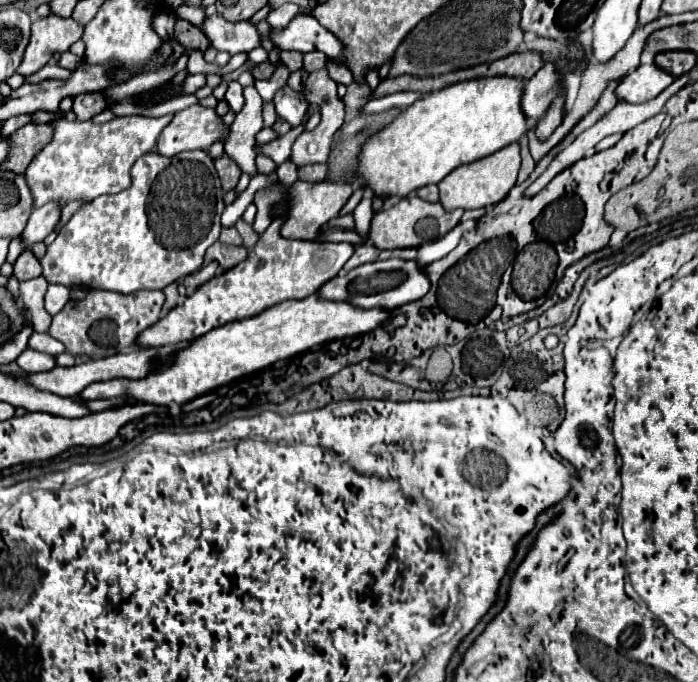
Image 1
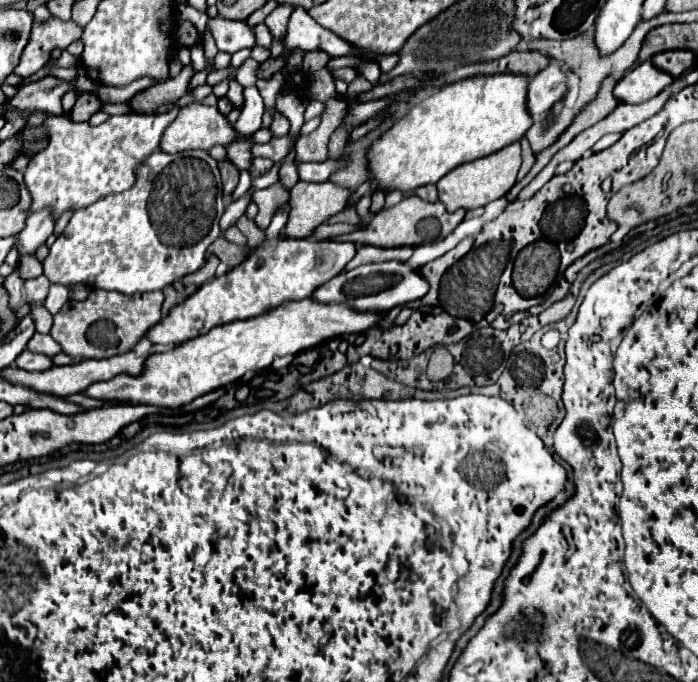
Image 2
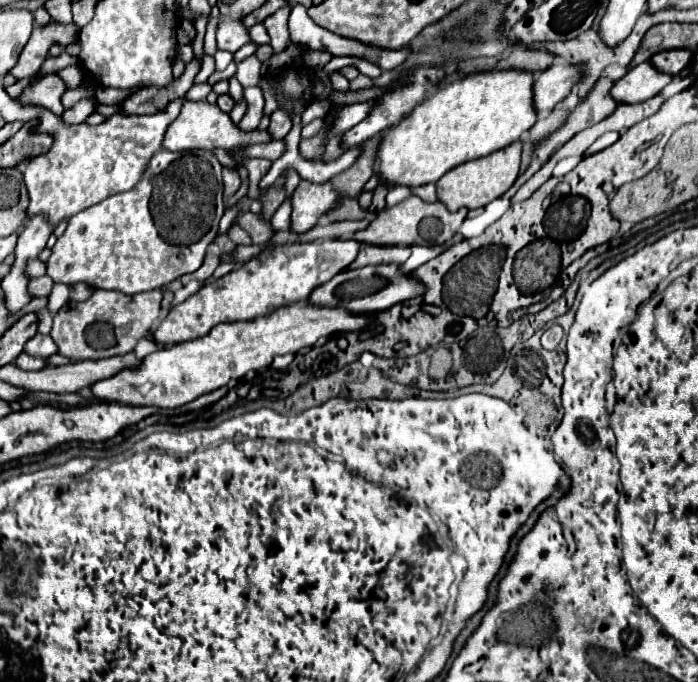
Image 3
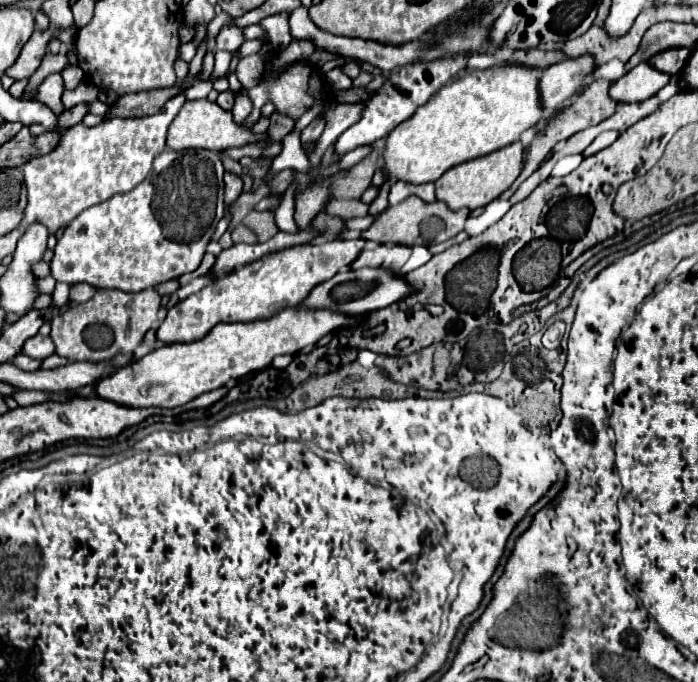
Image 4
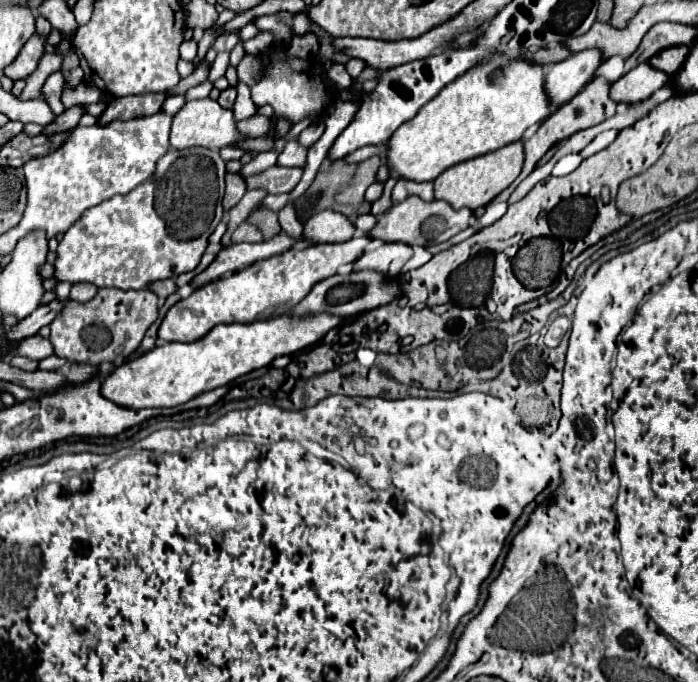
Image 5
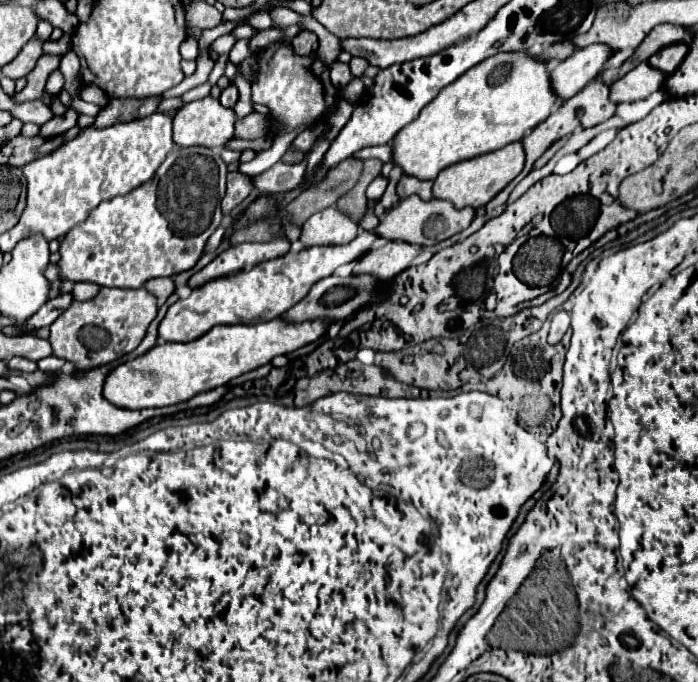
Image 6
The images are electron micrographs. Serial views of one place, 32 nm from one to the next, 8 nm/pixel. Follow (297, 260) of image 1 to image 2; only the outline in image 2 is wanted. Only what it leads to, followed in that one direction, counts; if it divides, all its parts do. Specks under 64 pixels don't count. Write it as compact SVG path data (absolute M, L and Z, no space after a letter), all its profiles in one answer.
M286 202L276 210L270 226L266 228L266 240L256 248L252 256L248 256L228 274L202 284L192 296L174 306L160 324L148 330L148 340L152 344L176 346L210 332L218 324L256 318L270 312L272 308L278 308L284 302L310 298L318 286L340 274L352 260L352 256L356 256L354 242L280 240L278 234L282 232L282 224L288 222L288 212L290 204Z

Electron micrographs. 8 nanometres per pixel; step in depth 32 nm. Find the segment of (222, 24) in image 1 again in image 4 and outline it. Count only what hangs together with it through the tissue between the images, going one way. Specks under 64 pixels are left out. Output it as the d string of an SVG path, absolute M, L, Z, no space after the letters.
M224 26L218 36L216 36L216 50L228 50L228 52L234 52L242 46L244 42L244 36L242 36L242 30L240 28L234 28L234 26Z

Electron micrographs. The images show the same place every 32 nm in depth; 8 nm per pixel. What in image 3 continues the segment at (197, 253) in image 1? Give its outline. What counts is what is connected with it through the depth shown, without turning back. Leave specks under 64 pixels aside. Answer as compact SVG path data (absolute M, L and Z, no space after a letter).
M156 152L136 188L114 194L108 200L102 200L100 204L70 218L66 232L56 240L52 256L46 262L48 276L54 282L68 286L84 282L92 288L136 294L144 290L156 290L180 278L182 274L198 270L208 244L218 234L218 222L226 210L222 188L222 164L214 152Z

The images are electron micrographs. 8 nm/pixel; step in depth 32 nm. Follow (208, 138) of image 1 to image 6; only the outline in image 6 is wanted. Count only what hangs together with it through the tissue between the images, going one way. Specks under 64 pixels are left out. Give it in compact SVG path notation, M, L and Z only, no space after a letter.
M206 96L190 102L174 116L174 142L178 146L224 146L234 136L234 110Z

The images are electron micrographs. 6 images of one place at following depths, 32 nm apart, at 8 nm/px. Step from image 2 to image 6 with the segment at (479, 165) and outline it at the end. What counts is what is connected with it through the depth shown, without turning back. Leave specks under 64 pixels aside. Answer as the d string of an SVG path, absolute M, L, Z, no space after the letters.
M512 142L490 154L482 154L478 158L470 158L466 162L456 162L456 164L444 168L434 180L432 194L436 198L450 200L452 204L456 204L456 208L486 206L510 180L514 180L522 172L524 162L526 162L526 156L524 156L522 142Z

